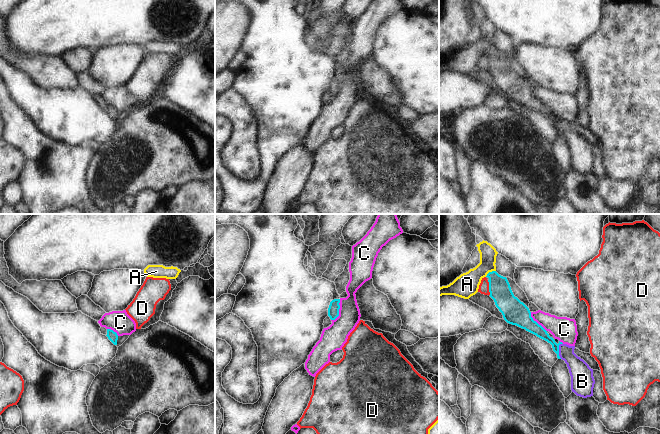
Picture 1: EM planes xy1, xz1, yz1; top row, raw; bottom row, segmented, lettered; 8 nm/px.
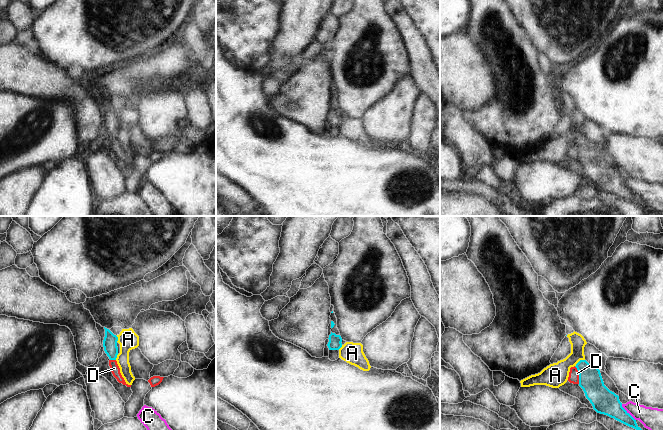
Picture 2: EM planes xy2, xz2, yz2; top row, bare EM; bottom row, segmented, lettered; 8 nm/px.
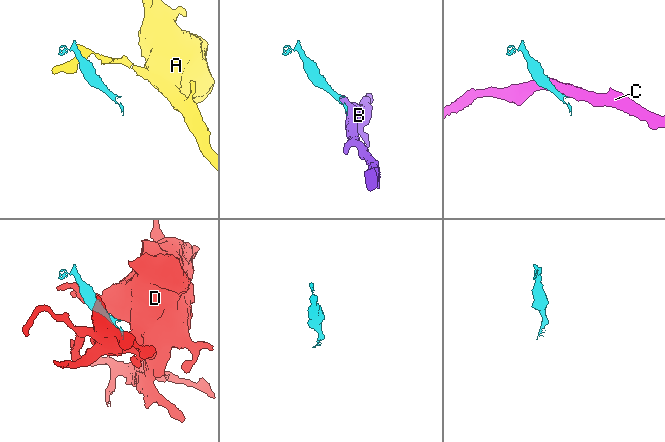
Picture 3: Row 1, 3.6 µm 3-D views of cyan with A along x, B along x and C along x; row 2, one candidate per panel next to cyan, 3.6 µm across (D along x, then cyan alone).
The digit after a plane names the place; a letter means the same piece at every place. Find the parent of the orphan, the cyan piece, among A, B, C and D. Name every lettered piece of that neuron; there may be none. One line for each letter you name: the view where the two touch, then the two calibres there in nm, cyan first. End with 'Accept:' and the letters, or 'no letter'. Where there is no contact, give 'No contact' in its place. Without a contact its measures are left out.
B: Touches cyan in yz1. Thickness 90 nm (cyan) against 170 nm
Accept: B.

